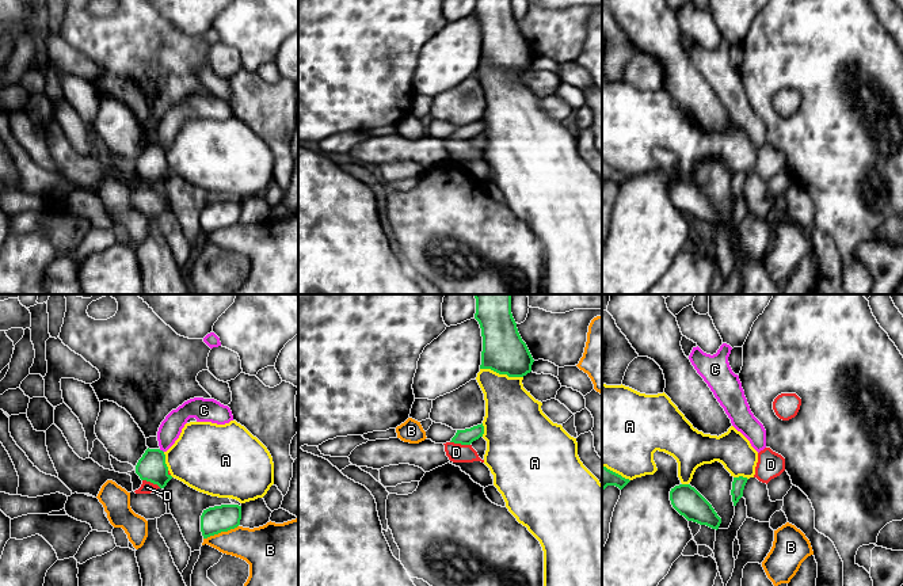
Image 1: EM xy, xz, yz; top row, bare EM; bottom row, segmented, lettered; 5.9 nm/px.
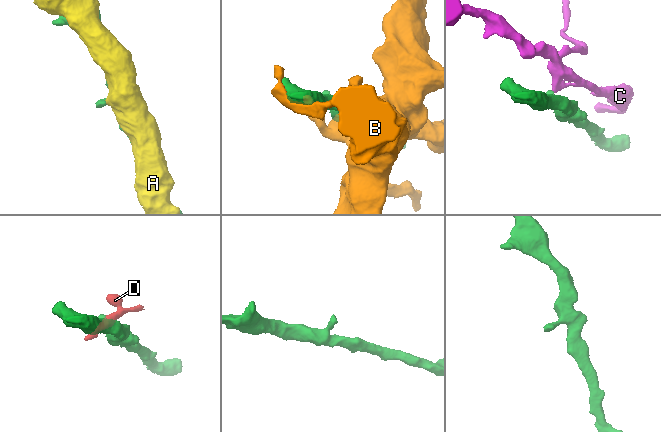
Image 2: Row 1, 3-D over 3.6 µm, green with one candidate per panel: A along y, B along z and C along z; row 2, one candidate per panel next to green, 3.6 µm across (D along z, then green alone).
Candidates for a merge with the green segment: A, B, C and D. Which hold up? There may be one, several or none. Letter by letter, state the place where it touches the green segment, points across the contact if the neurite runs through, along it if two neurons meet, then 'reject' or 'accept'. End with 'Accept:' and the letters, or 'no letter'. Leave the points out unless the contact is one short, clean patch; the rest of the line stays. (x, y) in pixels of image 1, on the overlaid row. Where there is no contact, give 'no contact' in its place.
A: xz (502, 373) | reject
B: xy (220, 532) | reject
C: xy (162, 451) | reject
D: xz (460, 442) | along xz (450, 441), (469, 445) | reject
Accept: no letter

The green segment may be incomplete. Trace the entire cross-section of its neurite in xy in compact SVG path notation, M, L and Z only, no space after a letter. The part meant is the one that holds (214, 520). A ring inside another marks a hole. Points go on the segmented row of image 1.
M221 505L203 510L201 515L201 532L203 539L228 532L240 525L241 506Z

